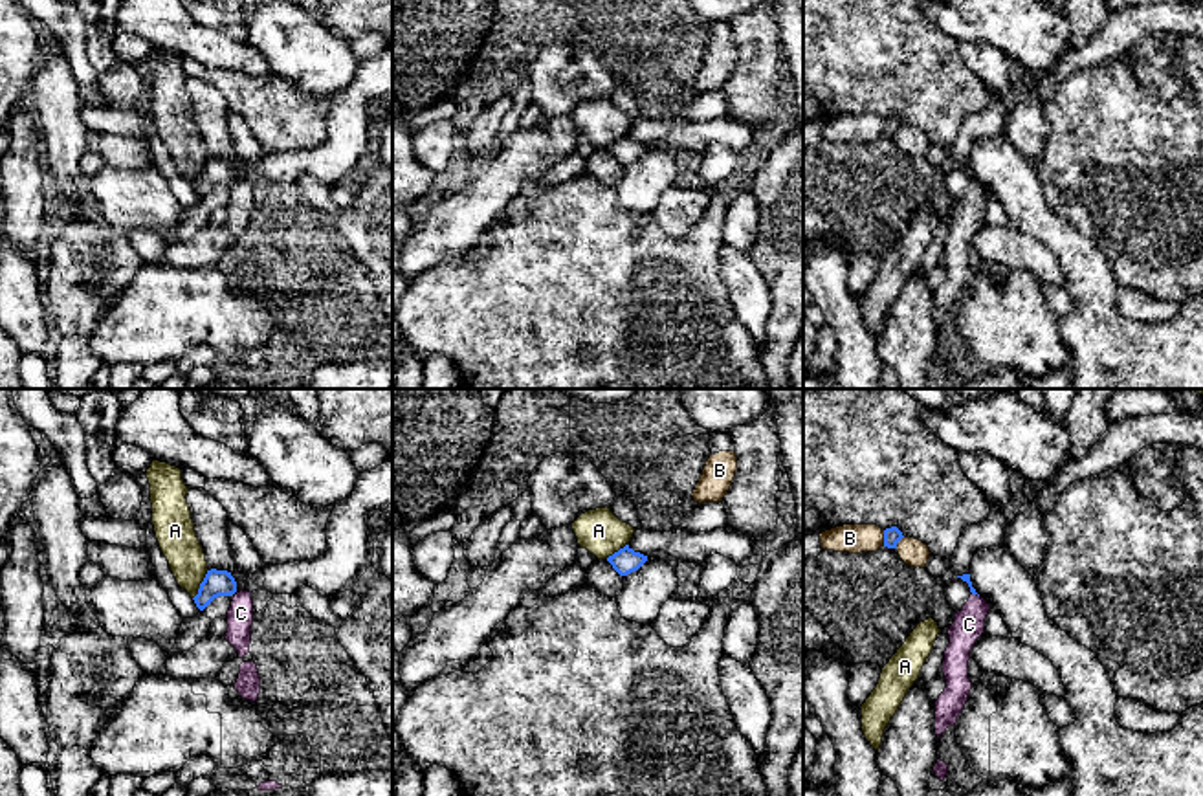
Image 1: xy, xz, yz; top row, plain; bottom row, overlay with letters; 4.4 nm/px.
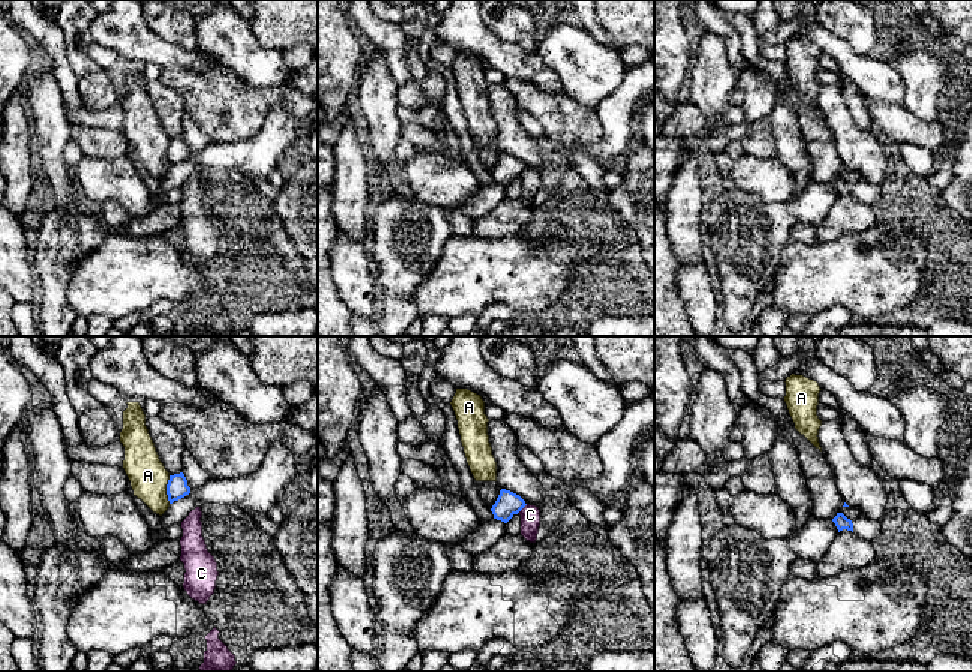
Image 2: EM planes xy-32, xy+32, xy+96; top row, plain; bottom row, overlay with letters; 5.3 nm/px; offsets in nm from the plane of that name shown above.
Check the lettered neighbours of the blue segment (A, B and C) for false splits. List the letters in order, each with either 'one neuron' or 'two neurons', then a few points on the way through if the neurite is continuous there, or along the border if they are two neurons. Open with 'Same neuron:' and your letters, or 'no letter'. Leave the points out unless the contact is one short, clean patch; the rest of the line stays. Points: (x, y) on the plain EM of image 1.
Same neuron: no letter
A: two neurons | along xy (208, 158), (193, 187)
B: two neurons | along yz (882, 120), (884, 134)
C: two neurons | along yz (972, 182), (978, 186)

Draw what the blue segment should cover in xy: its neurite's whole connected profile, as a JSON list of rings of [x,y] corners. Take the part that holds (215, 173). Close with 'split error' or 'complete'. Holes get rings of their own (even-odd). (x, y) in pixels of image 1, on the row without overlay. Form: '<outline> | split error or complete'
[[[207,160],[200,172],[198,183],[193,187],[196,196],[204,200],[215,187],[237,182],[237,171],[227,160]]] | complete

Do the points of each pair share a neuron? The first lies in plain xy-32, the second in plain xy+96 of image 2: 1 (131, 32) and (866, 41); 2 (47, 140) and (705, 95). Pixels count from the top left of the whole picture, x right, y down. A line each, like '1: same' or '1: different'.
1: different
2: same

